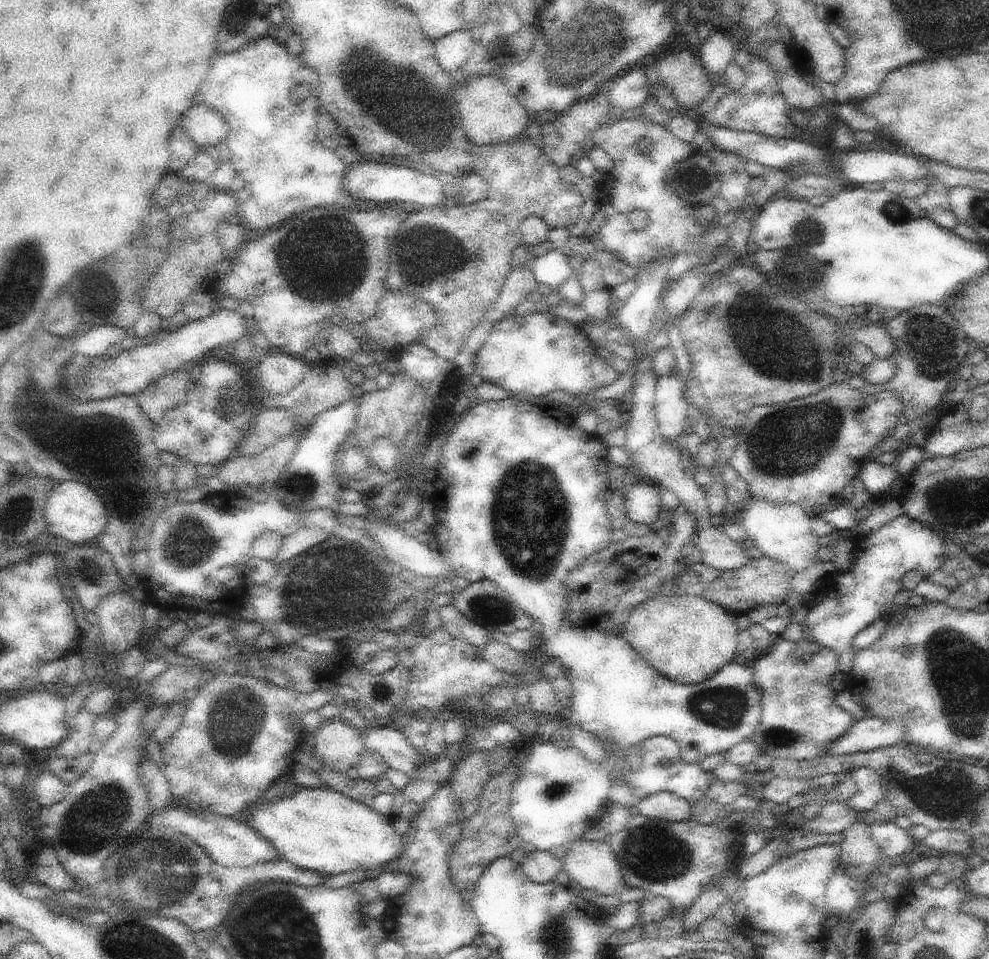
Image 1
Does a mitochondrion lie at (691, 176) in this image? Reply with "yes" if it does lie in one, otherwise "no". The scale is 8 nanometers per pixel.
yes

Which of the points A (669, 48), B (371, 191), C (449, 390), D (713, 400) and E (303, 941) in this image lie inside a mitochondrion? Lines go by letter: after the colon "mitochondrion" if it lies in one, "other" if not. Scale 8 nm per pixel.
A: other
B: other
C: mitochondrion
D: other
E: mitochondrion

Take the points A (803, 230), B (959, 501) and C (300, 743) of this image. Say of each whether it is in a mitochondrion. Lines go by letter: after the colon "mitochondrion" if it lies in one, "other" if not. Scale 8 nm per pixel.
A: mitochondrion
B: mitochondrion
C: other

